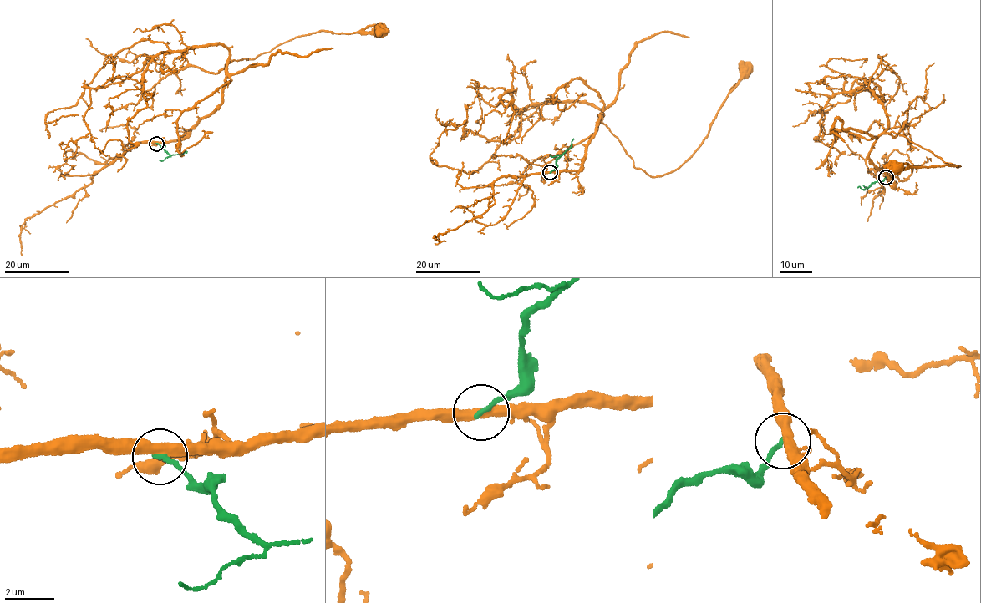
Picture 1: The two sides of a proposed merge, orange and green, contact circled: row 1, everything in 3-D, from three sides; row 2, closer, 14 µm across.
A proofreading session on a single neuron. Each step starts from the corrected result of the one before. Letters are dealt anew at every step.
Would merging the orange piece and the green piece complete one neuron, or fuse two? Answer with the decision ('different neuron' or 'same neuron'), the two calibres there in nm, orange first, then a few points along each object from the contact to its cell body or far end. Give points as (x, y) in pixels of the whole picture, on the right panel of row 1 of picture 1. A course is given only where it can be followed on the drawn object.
different neuron | 400/200 nm | orange via (886, 177), (891, 188), (894, 182), (870, 159), (869, 151), (876, 139), (890, 132), (961, 166), (895, 168) | green via (886, 177), (881, 181), (872, 182), (864, 190), (857, 187)

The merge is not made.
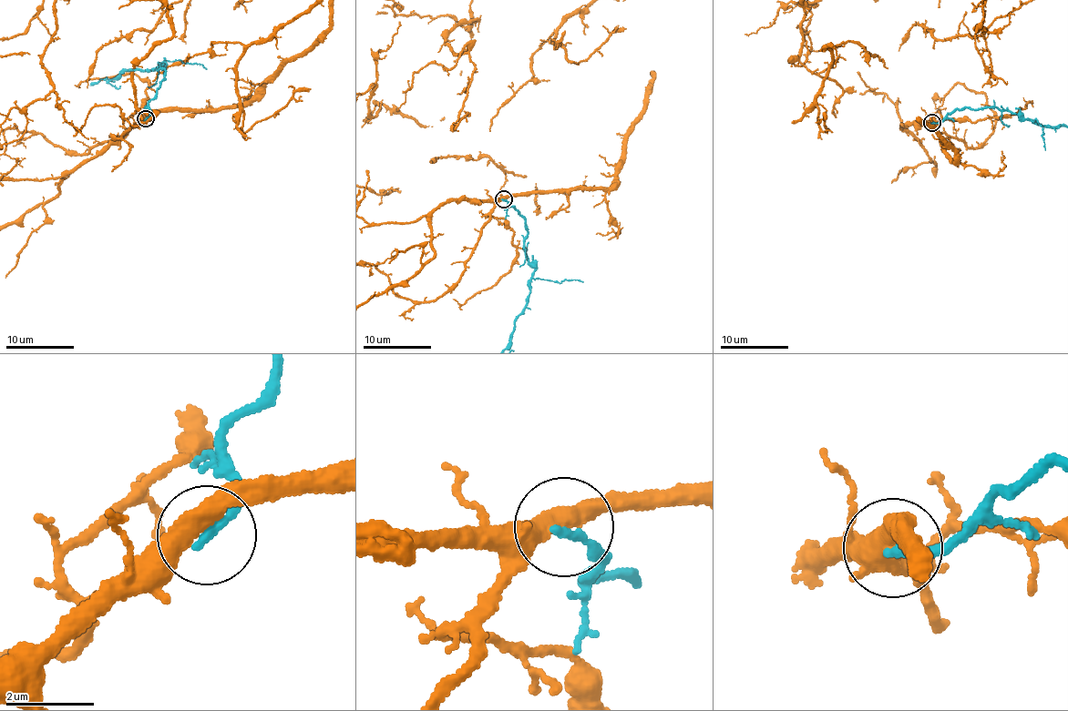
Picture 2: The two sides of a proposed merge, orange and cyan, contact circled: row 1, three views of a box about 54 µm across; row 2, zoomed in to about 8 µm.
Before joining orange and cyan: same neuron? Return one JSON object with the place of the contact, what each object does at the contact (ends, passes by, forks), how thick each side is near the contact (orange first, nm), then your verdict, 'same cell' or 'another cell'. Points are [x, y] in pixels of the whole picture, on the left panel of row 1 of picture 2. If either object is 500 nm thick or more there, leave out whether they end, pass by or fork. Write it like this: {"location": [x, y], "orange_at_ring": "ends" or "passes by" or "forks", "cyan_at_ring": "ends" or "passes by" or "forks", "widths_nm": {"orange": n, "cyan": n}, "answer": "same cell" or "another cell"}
{"location": [146, 118], "orange_at_ring": "passes by", "cyan_at_ring": "ends", "widths_nm": {"orange": 420, "cyan": 200}, "answer": "another cell"}

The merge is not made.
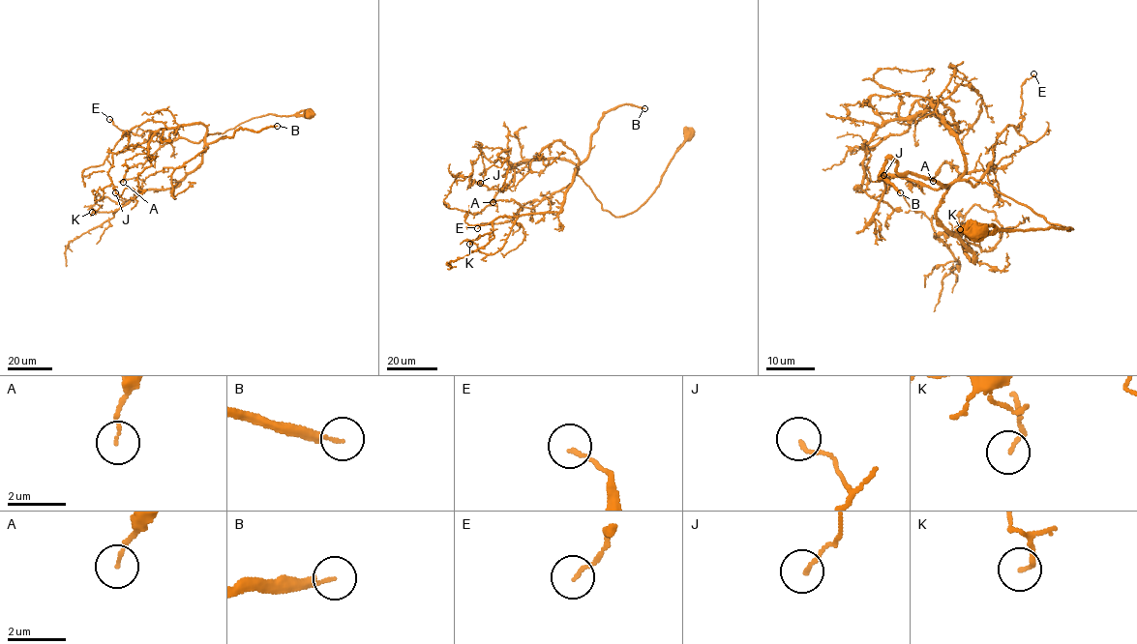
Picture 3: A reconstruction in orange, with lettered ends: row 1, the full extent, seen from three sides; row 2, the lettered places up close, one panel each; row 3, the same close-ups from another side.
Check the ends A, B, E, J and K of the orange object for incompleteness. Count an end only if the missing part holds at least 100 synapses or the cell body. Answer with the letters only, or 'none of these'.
B

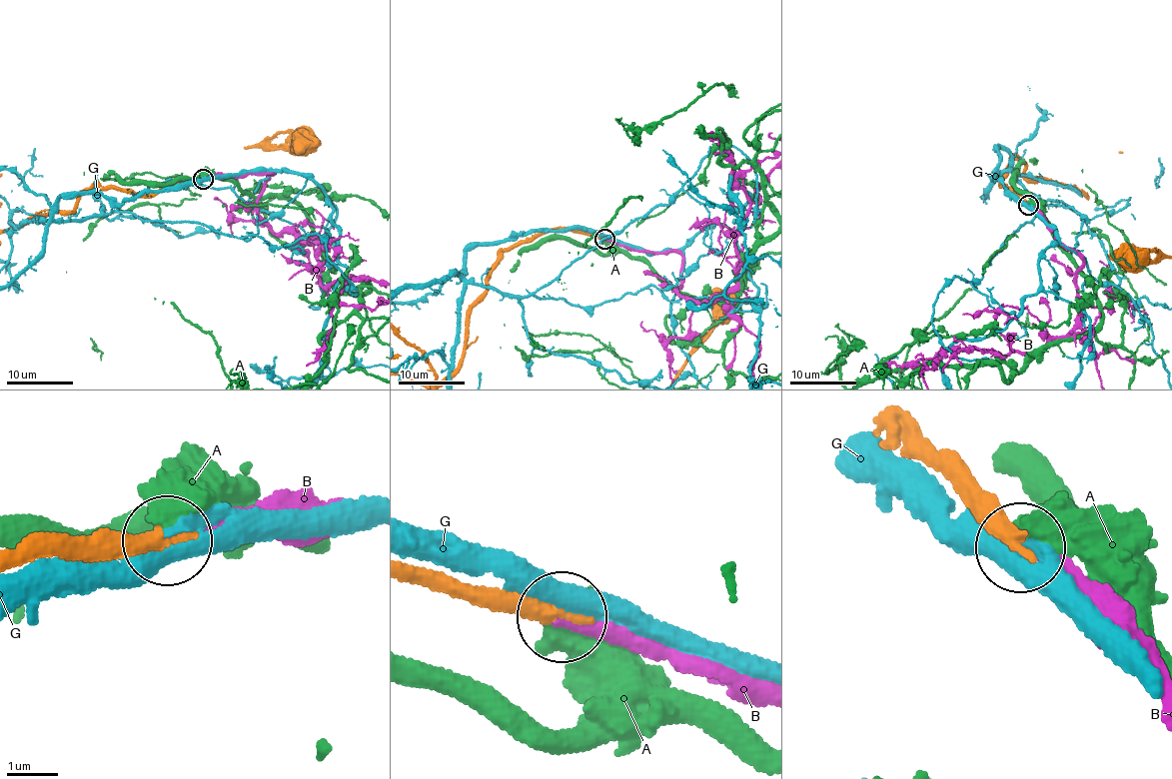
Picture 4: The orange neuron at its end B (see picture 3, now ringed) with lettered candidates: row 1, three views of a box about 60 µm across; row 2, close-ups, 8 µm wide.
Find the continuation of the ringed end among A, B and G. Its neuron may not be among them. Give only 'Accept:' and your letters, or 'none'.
Accept: B

